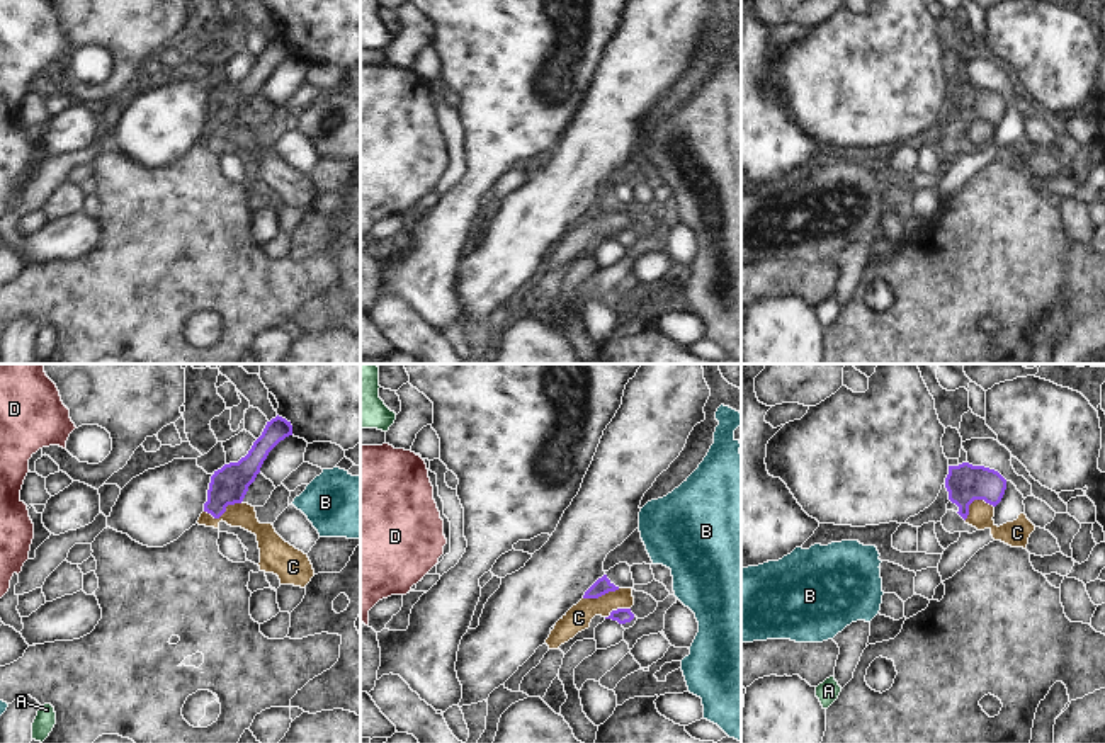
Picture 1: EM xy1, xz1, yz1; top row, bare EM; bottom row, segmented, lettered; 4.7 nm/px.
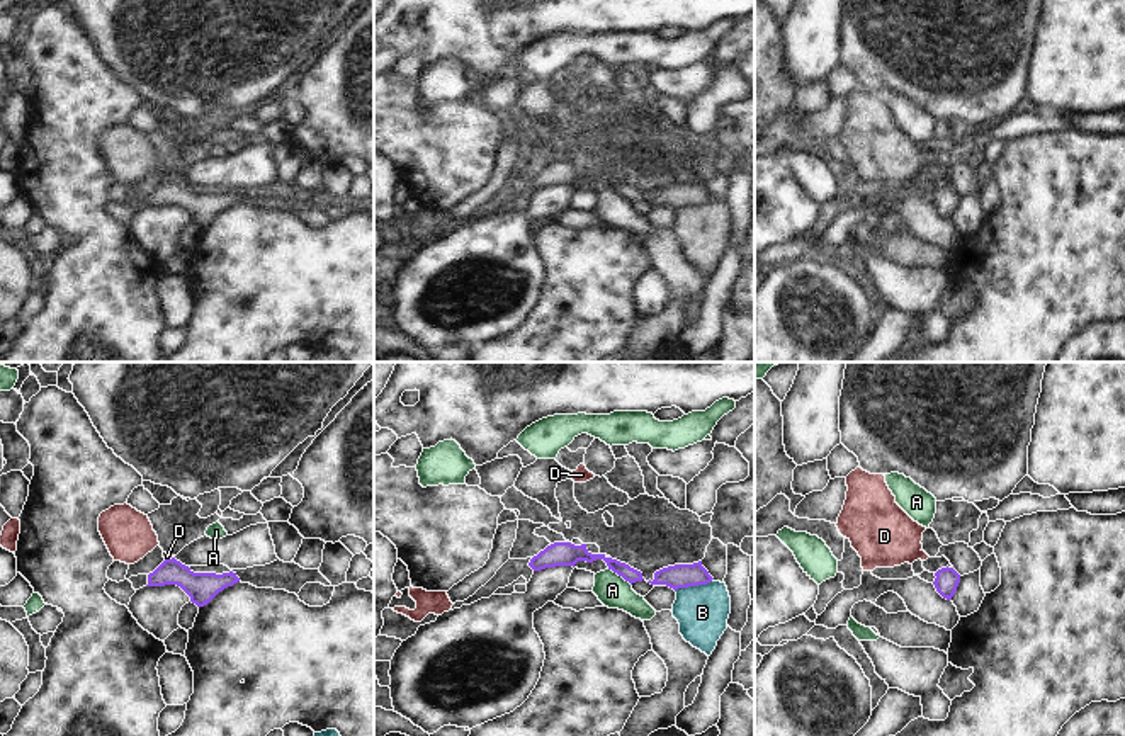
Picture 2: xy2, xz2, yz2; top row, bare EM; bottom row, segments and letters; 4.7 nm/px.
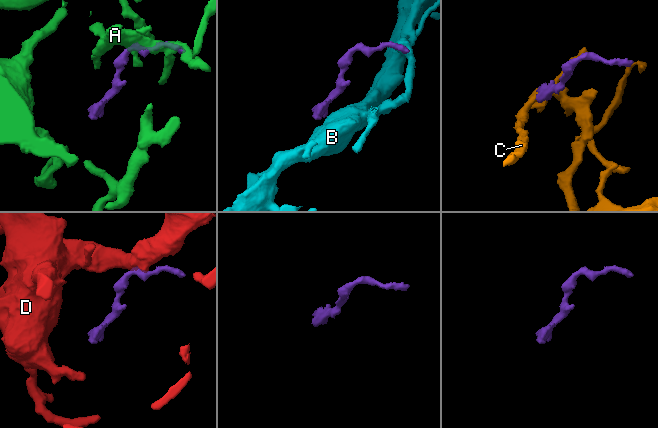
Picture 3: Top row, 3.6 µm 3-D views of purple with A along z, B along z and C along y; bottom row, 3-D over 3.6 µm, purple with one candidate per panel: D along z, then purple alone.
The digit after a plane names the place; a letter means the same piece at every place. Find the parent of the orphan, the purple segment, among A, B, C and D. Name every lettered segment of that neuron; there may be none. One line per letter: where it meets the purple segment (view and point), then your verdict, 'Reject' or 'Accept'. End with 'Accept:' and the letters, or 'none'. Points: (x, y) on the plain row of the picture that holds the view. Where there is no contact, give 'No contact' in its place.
A: Touches purple at xz2 (621, 194). Reject
B: Touches purple at xz2 (694, 204). Reject
C: Touches purple at xy1 (223, 131). Reject
D: Touches purple at xy2 (169, 179). Accept
Accept: D.

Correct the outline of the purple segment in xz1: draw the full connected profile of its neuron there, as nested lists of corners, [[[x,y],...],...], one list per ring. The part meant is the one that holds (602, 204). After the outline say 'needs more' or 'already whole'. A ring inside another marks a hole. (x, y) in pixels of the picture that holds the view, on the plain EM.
[[[604,194],[602,197],[598,197],[583,214],[583,218],[598,218],[609,211],[615,211],[619,209],[619,206],[615,206],[607,194]]]; already whole

